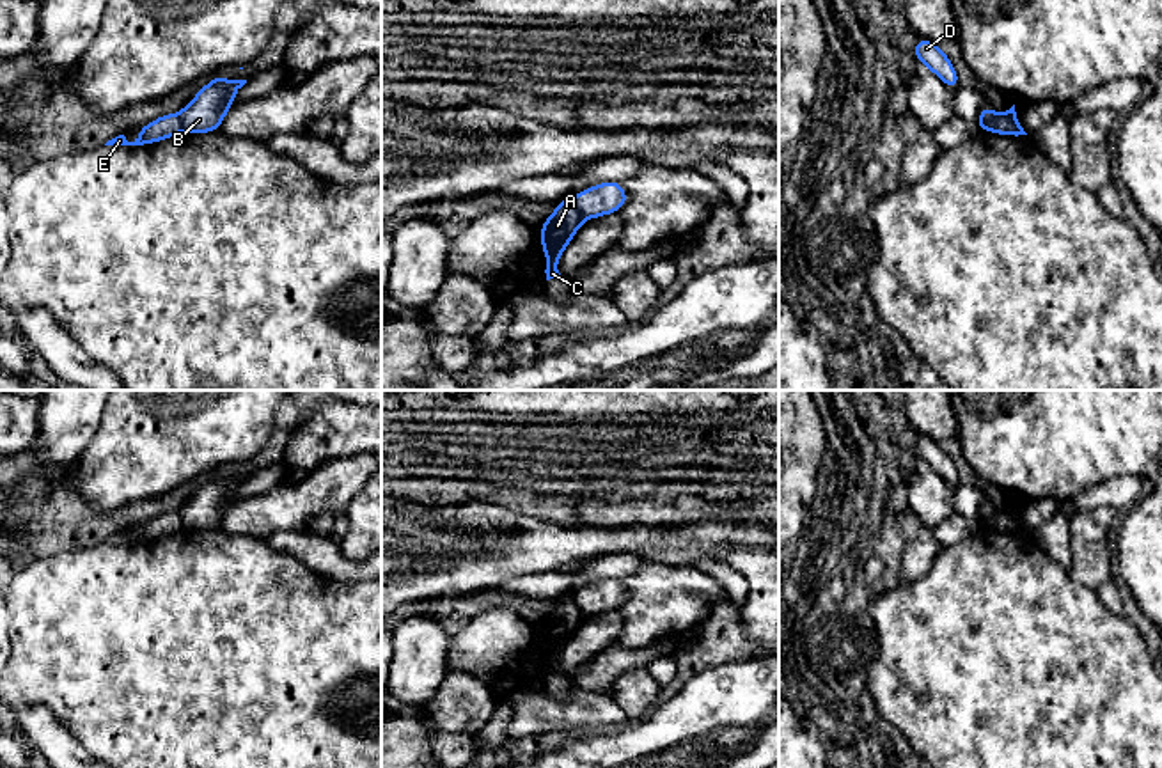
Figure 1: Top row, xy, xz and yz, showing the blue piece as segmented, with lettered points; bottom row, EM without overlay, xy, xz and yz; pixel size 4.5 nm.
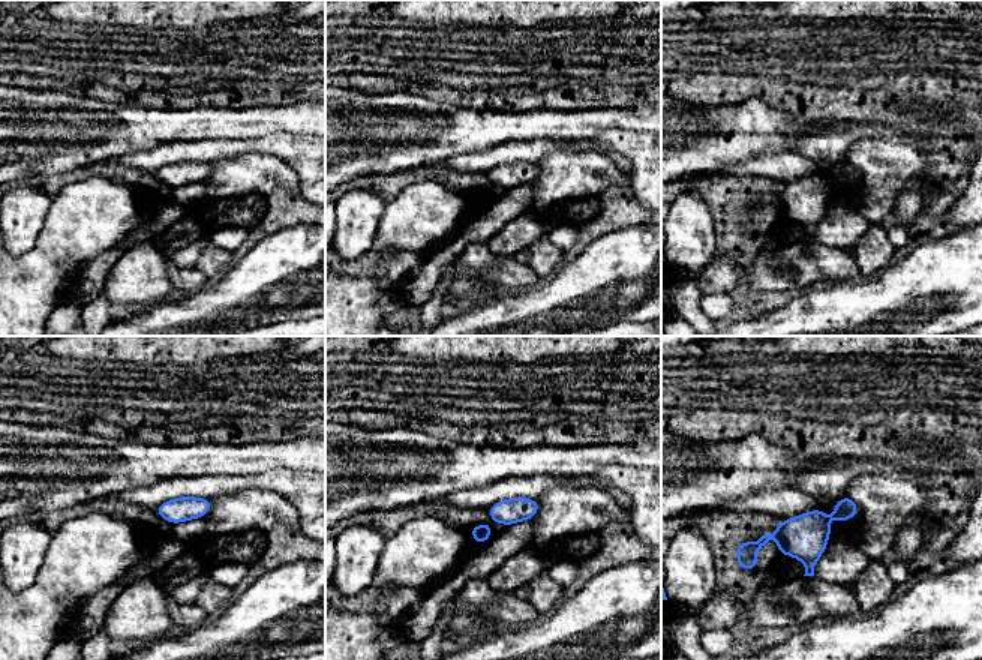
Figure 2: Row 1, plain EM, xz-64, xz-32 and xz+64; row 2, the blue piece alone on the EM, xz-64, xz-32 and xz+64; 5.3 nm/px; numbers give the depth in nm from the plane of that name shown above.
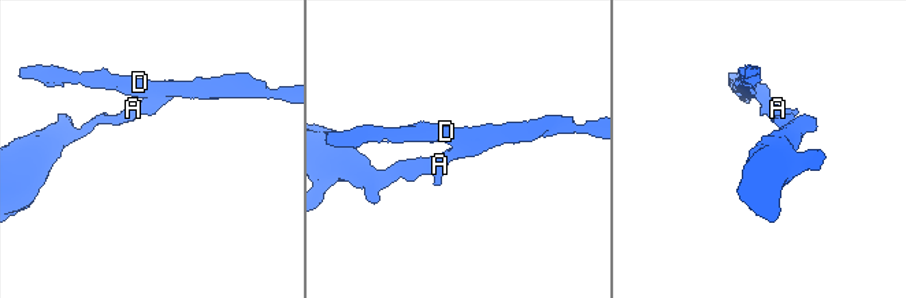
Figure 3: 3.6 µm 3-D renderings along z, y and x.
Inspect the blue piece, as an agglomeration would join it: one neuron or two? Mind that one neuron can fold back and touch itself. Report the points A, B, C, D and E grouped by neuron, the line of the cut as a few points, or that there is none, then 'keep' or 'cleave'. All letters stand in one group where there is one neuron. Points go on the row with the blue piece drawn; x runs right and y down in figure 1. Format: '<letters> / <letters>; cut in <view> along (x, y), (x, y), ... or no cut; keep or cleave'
A C E / B D; cut in xz along (572, 197), (584, 219); cleave

